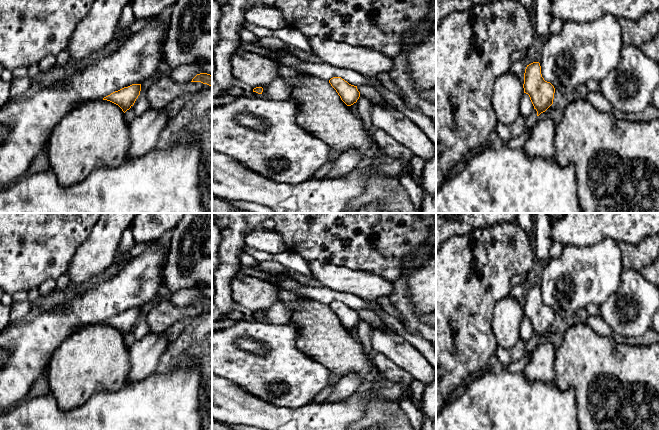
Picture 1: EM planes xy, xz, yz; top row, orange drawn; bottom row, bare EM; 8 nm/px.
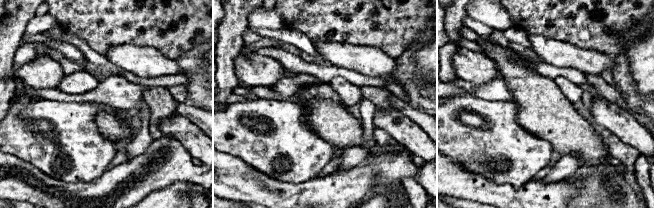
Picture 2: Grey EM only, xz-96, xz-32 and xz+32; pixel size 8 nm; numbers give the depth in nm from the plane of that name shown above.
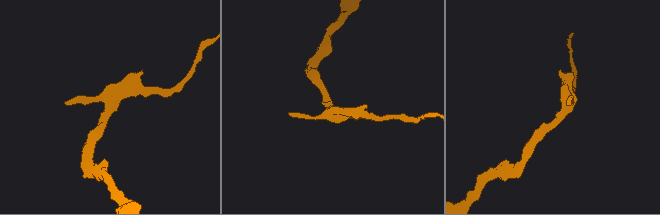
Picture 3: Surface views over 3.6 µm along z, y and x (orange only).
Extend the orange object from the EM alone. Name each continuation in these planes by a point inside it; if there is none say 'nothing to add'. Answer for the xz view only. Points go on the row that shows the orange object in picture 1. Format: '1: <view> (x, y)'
nothing to add

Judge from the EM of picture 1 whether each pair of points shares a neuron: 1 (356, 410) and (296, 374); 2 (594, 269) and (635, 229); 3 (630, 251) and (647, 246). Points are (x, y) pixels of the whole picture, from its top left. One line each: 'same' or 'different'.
1: different
2: different
3: same

